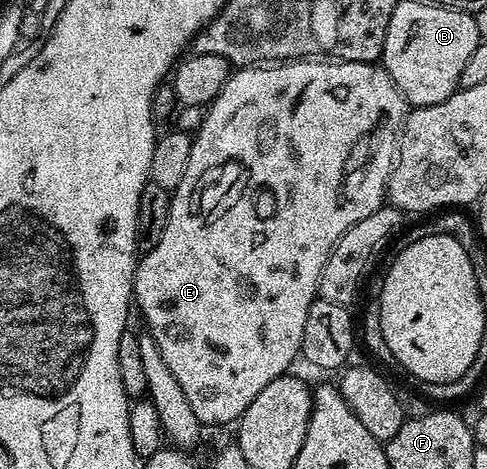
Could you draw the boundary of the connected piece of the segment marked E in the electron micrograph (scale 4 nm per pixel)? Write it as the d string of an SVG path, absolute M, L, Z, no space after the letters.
M300 59L282 63L264 63L254 67L239 67L230 74L222 91L206 106L206 113L198 132L194 134L189 163L181 183L171 193L169 219L165 223L165 235L153 251L143 253L135 271L134 304L147 316L146 332L150 333L161 351L169 371L173 371L181 391L189 398L197 419L204 426L227 425L238 422L243 412L273 383L284 376L287 369L300 356L305 335L305 319L309 319L309 307L317 299L319 276L335 249L335 243L361 219L369 219L384 208L387 181L397 161L397 138L401 133L404 117L409 106L401 91L393 83L382 64L369 61L341 61L338 59Z

